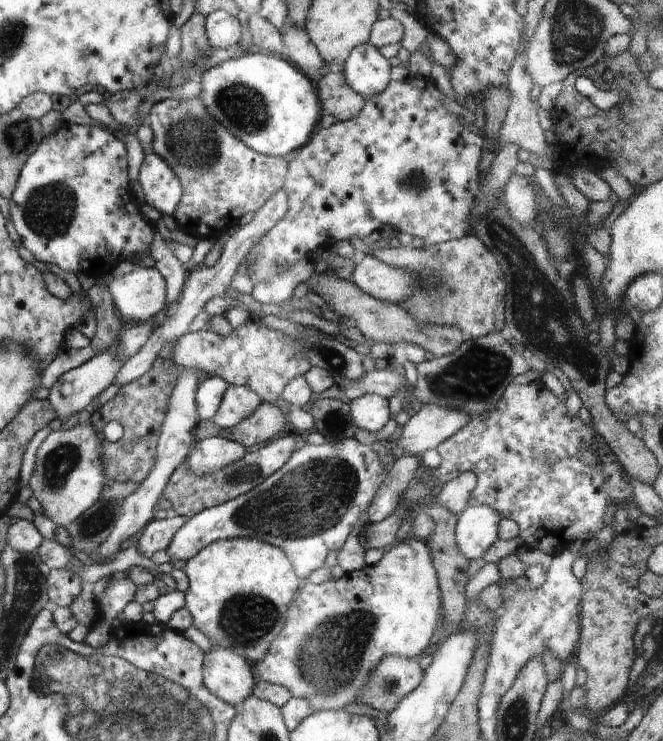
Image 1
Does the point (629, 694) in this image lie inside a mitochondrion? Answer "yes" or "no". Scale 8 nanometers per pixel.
no

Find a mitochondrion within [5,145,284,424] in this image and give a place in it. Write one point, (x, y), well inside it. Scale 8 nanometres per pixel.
(50, 211)

